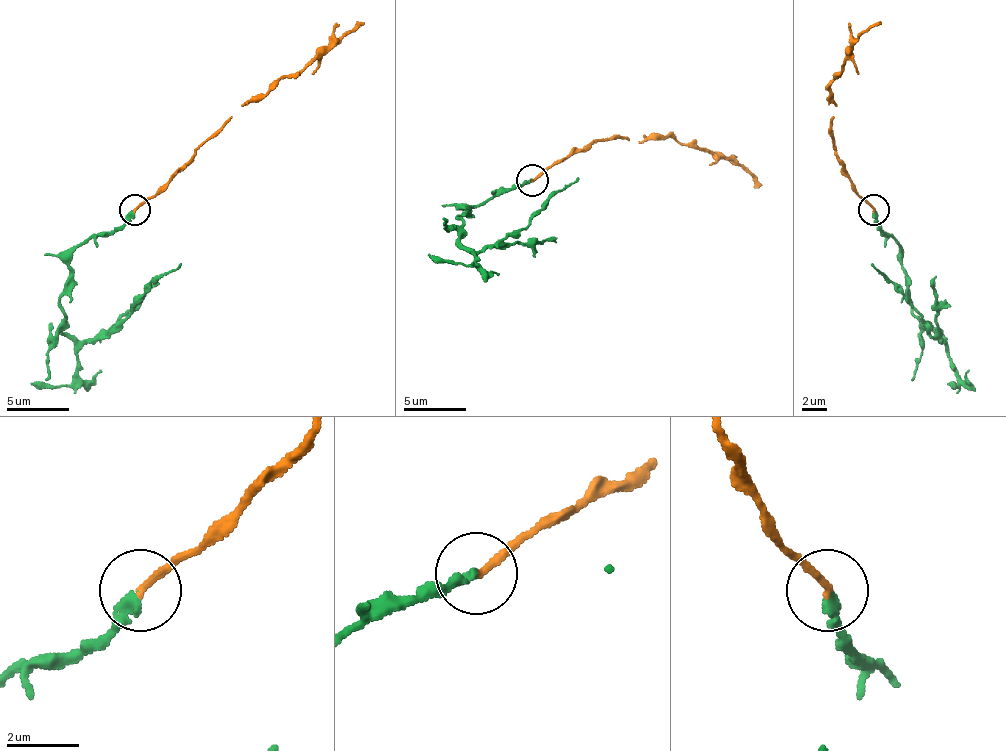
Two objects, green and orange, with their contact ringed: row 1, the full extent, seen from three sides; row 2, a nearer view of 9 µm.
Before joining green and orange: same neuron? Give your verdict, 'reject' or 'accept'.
accept

